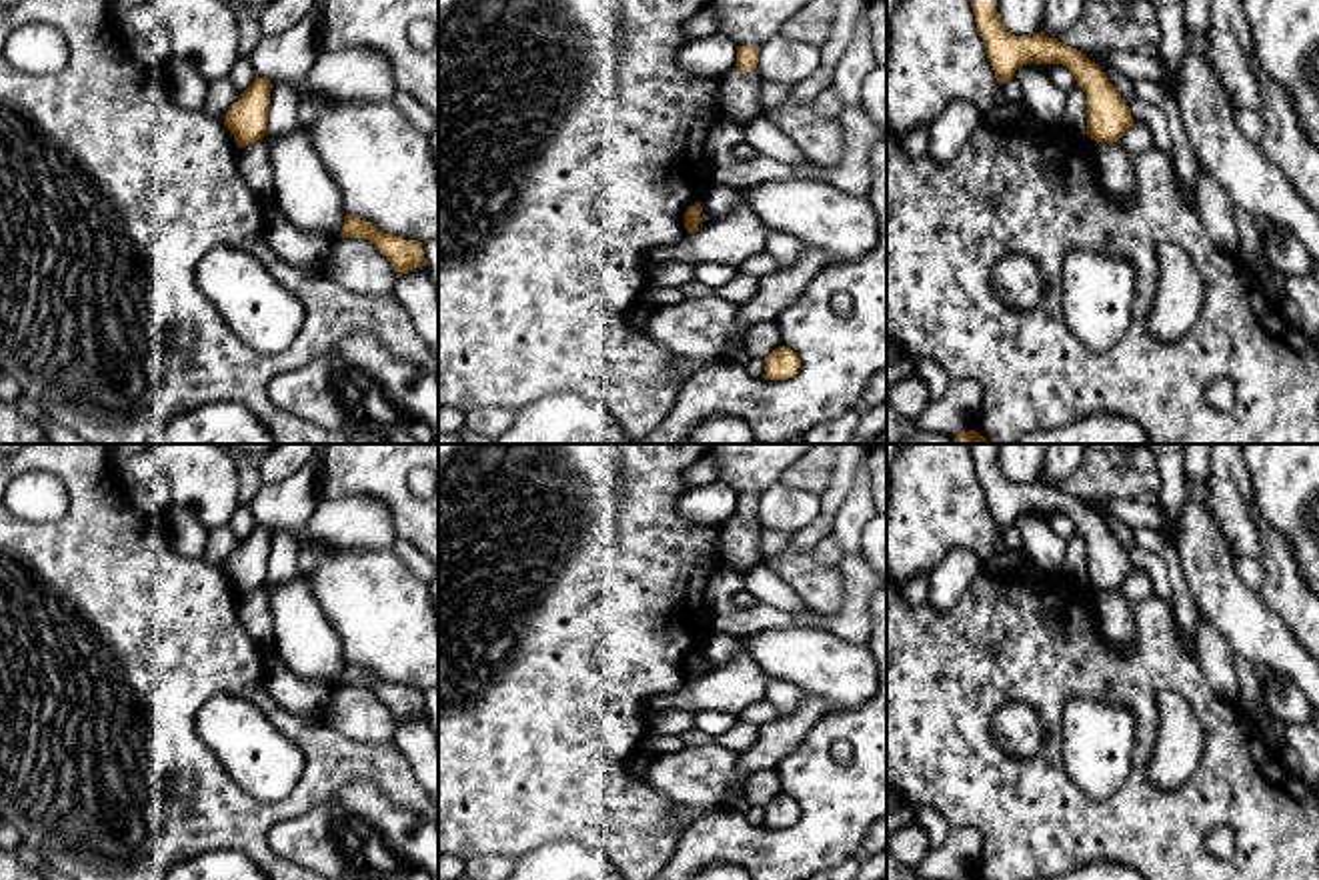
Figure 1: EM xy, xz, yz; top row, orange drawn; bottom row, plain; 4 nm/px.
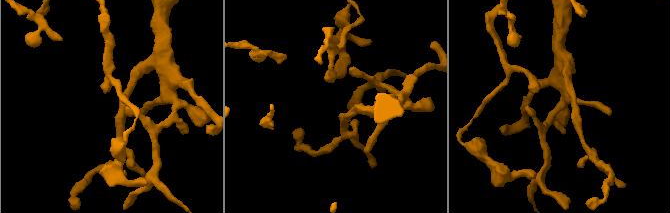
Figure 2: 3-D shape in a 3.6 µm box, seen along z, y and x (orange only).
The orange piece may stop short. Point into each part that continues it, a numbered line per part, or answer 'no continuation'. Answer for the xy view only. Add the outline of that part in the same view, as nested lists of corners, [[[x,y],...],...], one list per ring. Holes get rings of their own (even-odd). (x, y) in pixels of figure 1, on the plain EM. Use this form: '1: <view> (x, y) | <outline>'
no continuation

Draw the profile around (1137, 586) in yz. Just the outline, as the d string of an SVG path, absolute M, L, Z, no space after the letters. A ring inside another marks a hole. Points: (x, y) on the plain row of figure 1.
M1133 570L1133 574L1123 582L1119 592L1133 606L1153 596L1153 582L1147 572Z

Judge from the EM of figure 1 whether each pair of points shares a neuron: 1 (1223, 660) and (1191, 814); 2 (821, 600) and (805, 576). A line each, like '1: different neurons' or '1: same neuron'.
1: different neurons
2: same neuron

